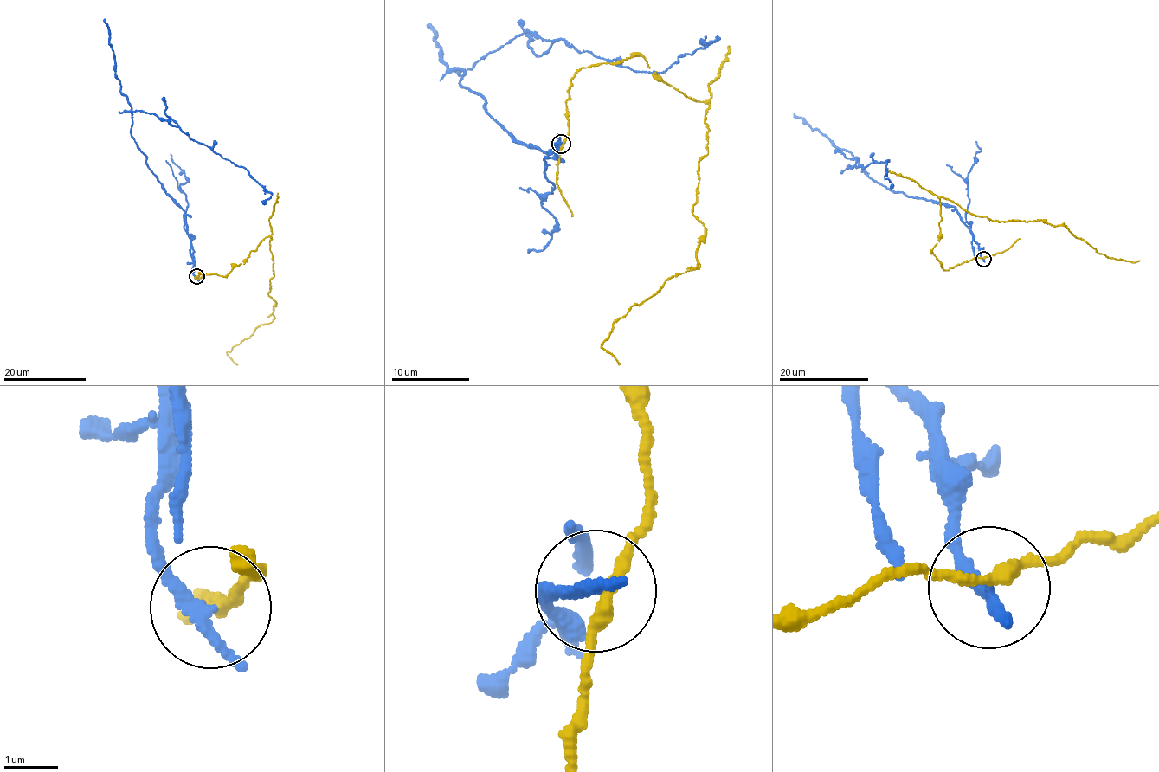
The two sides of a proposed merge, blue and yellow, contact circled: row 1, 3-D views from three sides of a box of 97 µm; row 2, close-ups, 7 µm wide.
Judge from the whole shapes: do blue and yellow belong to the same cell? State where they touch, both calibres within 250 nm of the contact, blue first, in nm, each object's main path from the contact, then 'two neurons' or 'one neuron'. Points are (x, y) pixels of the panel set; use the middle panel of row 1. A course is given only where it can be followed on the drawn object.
place (561, 144); calibres 190 and 220 nm; course blue (560, 144), (555, 155), (507, 133), (460, 74), (531, 32), (646, 73), (719, 38), (700, 38); course yellow (560, 145), (582, 67), (640, 55), (709, 104), (699, 267), (613, 324), (601, 349), (620, 364); two neurons

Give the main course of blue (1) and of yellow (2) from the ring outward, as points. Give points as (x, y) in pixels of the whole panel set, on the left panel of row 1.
1: (196, 276), (184, 213), (131, 136), (133, 112), (153, 113), (241, 166), (272, 195), (263, 204)
2: (196, 277), (227, 276), (271, 237), (274, 276), (268, 295), (274, 318), (228, 351), (238, 364)

